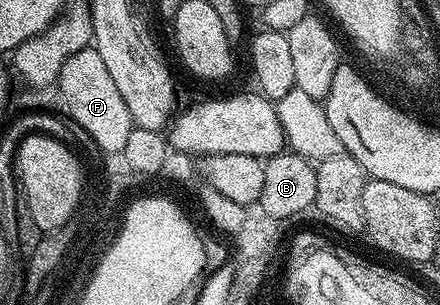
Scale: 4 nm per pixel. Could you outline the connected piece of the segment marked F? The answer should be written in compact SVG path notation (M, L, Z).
M94 47L78 51L66 63L62 63L58 90L60 101L68 112L67 120L77 130L81 129L104 153L123 154L126 139L134 128L130 111L126 111L126 102L118 91L110 71L102 64L102 55Z

